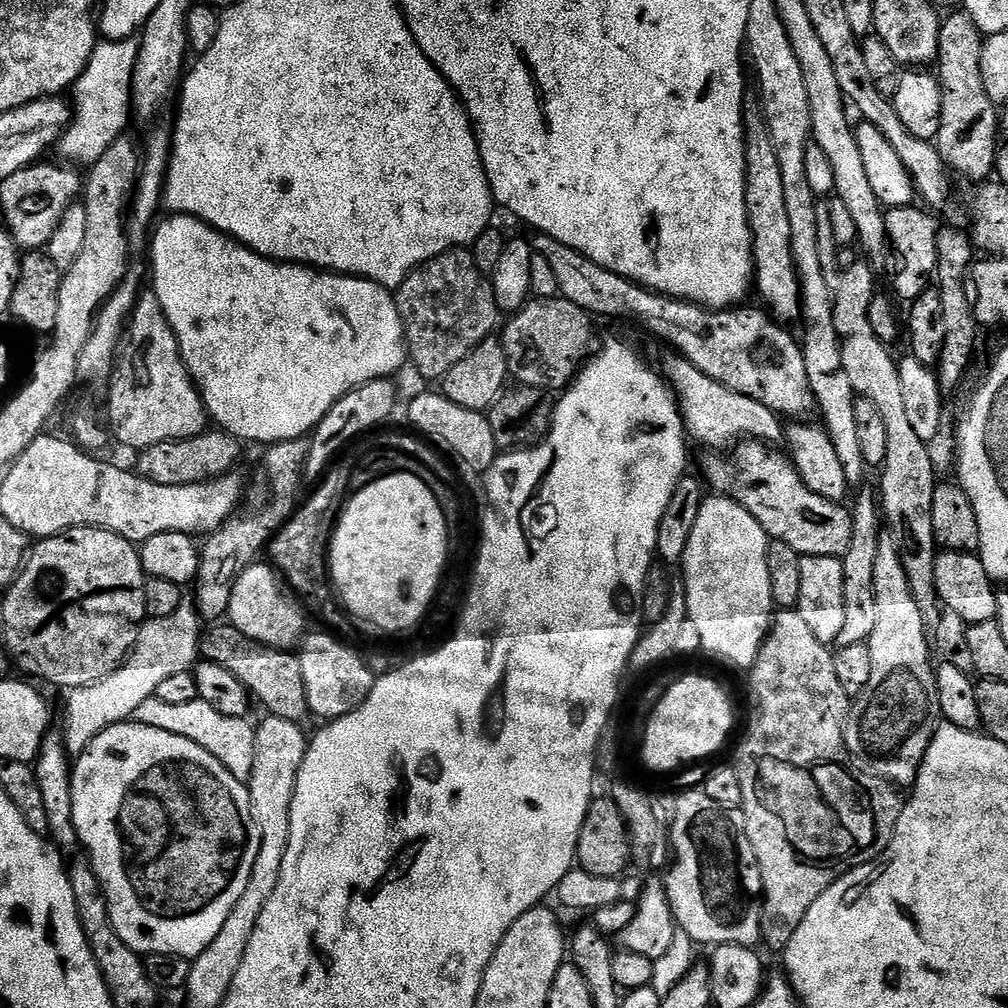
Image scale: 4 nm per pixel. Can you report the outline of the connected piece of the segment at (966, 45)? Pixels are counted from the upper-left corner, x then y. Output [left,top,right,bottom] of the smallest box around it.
[934,10,1000,182]

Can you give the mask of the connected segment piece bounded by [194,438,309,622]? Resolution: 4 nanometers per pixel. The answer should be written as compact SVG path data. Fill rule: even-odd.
M307 439L279 440L263 449L264 457L260 460L260 469L256 472L256 488L260 493L249 508L241 507L228 517L200 548L200 565L194 581L196 600L194 607L204 622L220 622L228 615L228 603L234 590L234 582L241 571L257 563L259 552L265 551L266 545L276 535L284 522L292 517L298 507L296 495L300 492L302 465L308 457Z

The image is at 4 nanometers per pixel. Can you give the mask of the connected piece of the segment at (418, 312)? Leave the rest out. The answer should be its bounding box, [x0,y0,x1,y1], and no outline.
[394,248,502,380]

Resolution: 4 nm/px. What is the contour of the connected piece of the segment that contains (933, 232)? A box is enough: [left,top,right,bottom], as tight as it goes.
[885,206,938,302]

